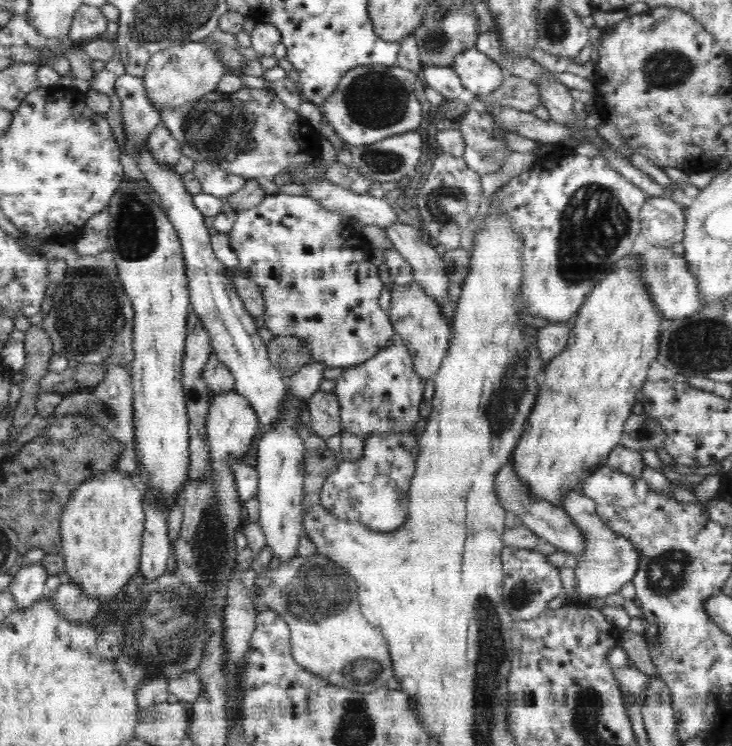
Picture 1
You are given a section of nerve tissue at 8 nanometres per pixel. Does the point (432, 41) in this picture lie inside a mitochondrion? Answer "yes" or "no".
yes

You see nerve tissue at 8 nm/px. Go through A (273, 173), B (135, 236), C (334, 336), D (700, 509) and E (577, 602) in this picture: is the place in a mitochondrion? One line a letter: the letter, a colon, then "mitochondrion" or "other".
A: other
B: mitochondrion
C: mitochondrion
D: other
E: other

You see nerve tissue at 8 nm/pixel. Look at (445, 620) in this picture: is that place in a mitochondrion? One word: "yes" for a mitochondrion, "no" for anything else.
no

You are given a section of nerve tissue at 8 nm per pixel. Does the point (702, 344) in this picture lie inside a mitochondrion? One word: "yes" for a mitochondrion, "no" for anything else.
yes

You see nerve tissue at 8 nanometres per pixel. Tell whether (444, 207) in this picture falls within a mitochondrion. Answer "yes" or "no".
yes

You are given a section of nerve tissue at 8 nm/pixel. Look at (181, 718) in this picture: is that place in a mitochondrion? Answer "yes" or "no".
no

